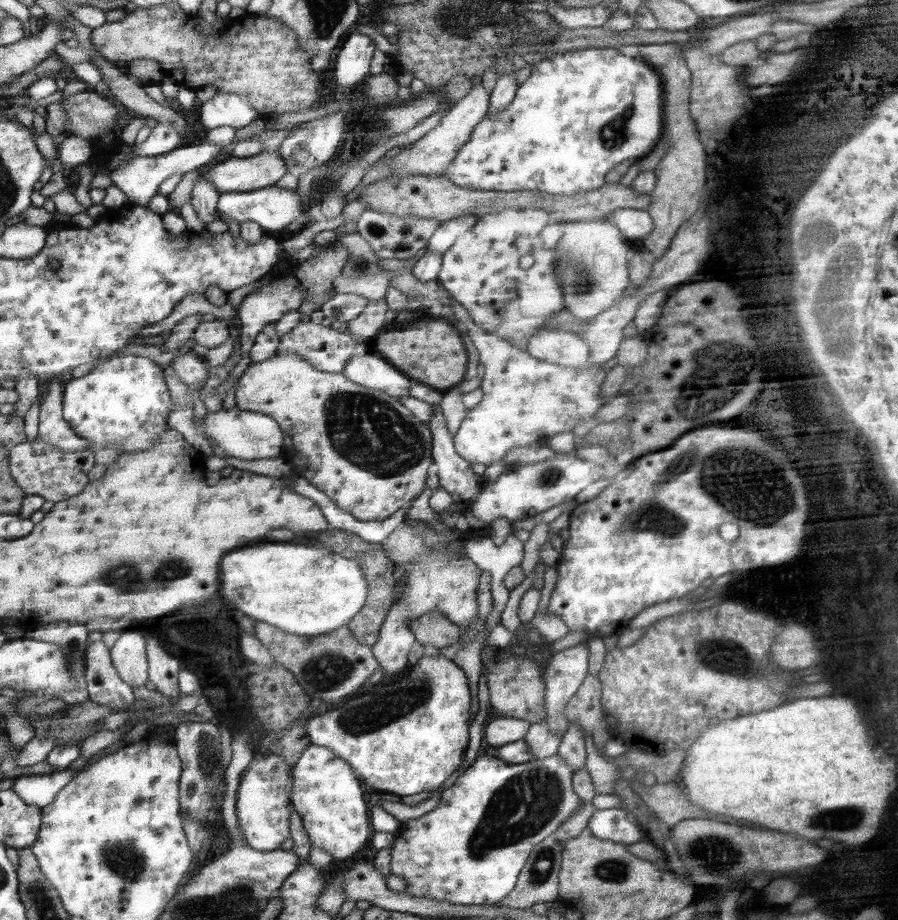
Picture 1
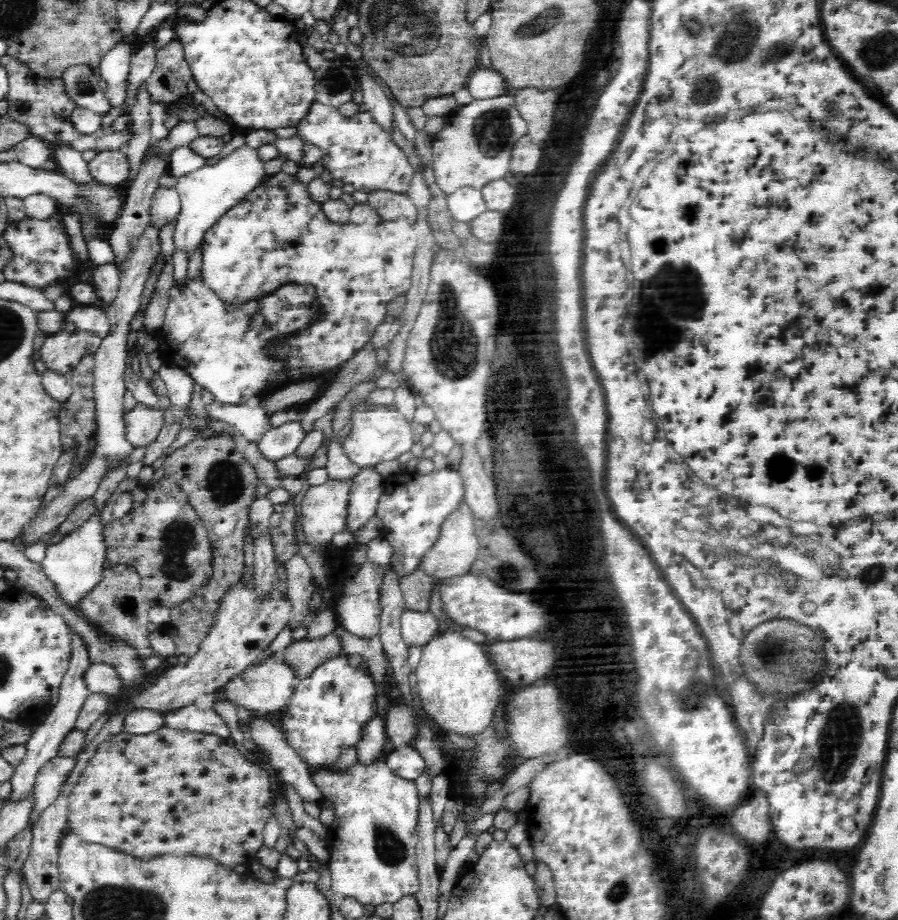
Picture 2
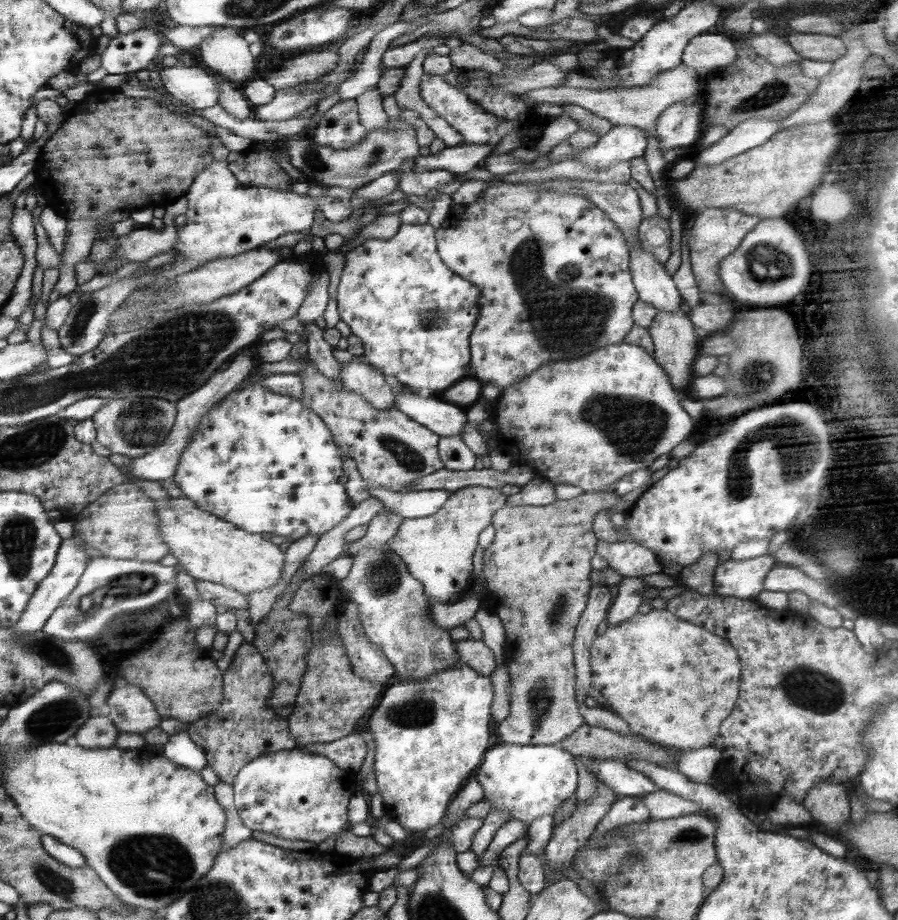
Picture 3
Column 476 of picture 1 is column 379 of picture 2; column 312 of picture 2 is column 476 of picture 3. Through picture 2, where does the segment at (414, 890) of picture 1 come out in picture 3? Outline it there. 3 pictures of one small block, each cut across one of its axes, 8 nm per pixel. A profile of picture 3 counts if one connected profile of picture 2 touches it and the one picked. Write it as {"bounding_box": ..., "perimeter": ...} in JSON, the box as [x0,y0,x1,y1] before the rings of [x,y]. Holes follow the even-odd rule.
{"bounding_box":[474,743,577,826],"perimeter":[[[500,743],[485,752],[484,763],[474,773],[475,781],[483,791],[483,799],[491,803],[491,811],[505,811],[509,819],[519,820],[527,826],[533,820],[545,815],[551,817],[555,810],[563,804],[577,788],[577,764],[571,753],[561,749],[560,744],[549,746],[519,746],[519,744]]]}

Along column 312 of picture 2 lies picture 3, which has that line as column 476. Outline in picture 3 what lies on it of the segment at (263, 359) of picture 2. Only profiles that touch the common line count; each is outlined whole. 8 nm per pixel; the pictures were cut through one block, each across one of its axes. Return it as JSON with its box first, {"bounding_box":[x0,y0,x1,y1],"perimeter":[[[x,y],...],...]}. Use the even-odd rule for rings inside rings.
{"bounding_box":[337,223,481,396],"perimeter":[[[428,223],[425,224],[401,224],[397,229],[397,232],[387,240],[379,240],[378,238],[370,238],[365,240],[359,246],[346,251],[343,258],[343,271],[341,271],[341,277],[339,277],[339,285],[337,285],[337,312],[339,320],[345,323],[350,331],[351,335],[359,338],[363,348],[363,355],[368,364],[372,365],[375,369],[380,370],[383,374],[389,376],[395,376],[397,382],[404,384],[411,390],[418,391],[420,393],[430,393],[432,395],[439,396],[447,387],[453,386],[459,379],[465,377],[465,366],[469,360],[469,336],[472,334],[473,326],[479,319],[479,308],[481,308],[481,290],[477,289],[477,286],[472,282],[467,282],[463,278],[453,273],[451,269],[448,269],[444,265],[444,261],[440,260],[439,252],[436,248],[436,230]]]}

